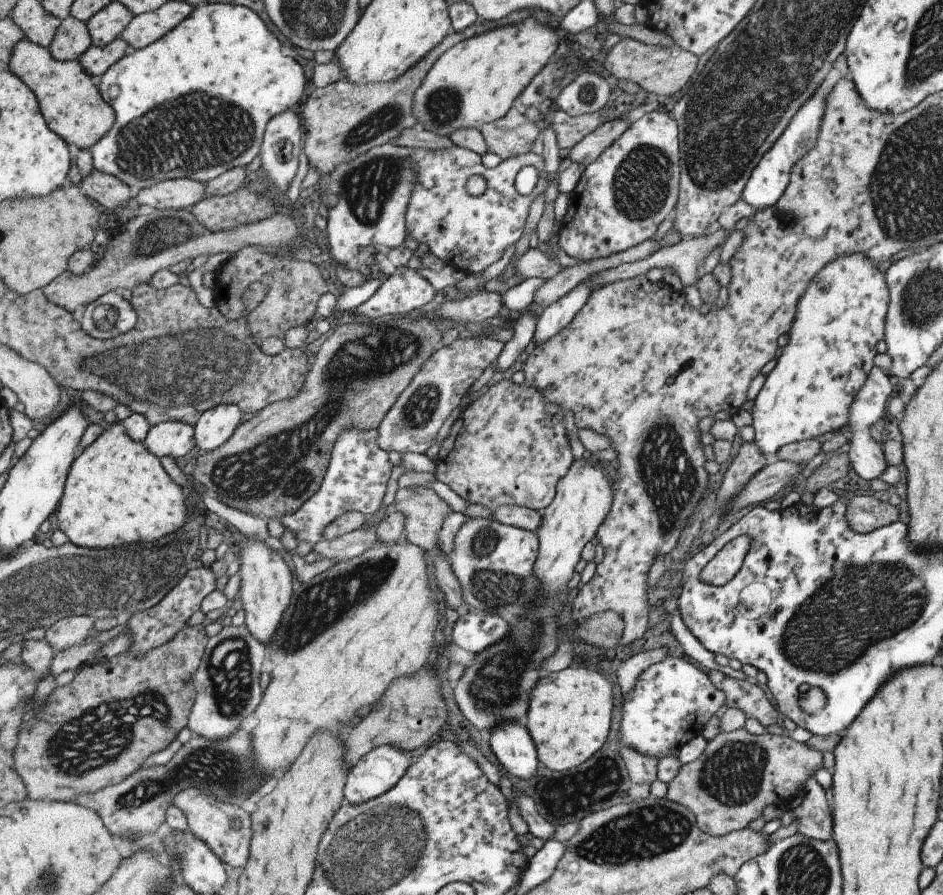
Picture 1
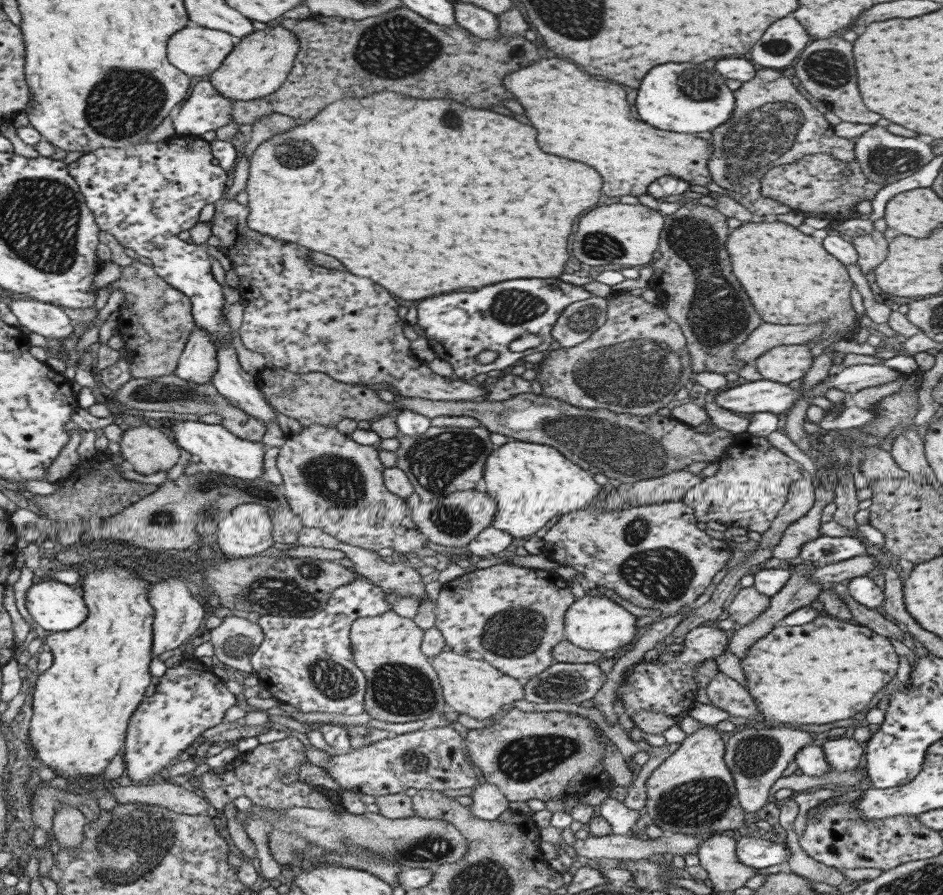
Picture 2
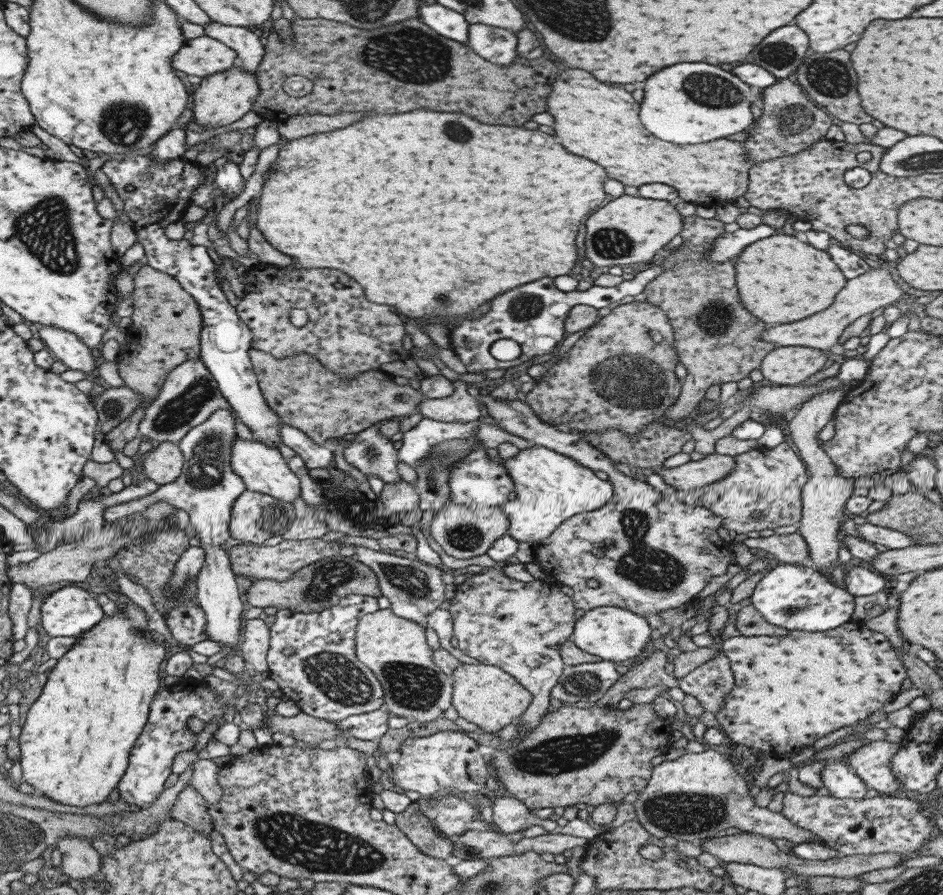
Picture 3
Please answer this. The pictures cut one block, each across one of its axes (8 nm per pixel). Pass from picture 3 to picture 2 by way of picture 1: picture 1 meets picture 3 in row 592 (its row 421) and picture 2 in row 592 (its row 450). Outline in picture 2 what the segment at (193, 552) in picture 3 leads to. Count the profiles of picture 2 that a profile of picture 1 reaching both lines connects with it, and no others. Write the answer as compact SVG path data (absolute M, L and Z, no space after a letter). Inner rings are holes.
M177 576L169 577L162 583L155 583L148 592L148 601L153 610L152 641L148 671L151 677L160 677L165 672L163 663L158 663L158 656L165 650L173 650L191 636L199 635L202 624L209 614L205 605L199 604L187 590L187 583Z

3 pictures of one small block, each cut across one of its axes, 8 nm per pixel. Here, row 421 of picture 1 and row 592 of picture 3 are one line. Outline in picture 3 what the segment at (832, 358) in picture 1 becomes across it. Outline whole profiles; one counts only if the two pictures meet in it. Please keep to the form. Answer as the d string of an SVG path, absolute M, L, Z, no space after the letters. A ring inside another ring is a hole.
M774 564L756 583L749 600L750 606L769 624L805 633L837 628L850 620L854 610L854 596L834 586L829 577L805 564Z

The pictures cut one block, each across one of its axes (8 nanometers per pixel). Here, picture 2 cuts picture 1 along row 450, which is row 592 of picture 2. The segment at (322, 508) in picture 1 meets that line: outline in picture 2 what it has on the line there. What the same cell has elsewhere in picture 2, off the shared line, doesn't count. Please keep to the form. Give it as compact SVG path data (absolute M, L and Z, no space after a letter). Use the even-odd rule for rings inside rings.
M357 576L351 580L351 582L334 588L328 598L327 606L325 606L321 612L317 612L314 616L293 618L292 616L261 615L261 618L257 620L256 625L261 629L263 638L255 652L250 656L250 665L254 670L253 674L255 674L258 678L258 684L265 688L265 690L268 690L273 698L277 698L278 701L291 704L291 706L294 706L301 712L333 712L333 714L345 714L345 716L355 716L355 714L361 714L361 712L364 711L363 695L366 680L364 674L354 665L354 662L352 661L348 632L350 624L357 618L375 617L391 610L389 603L385 601L385 596L386 594L378 586L375 586L373 583L370 583L367 579L364 579L361 576Z

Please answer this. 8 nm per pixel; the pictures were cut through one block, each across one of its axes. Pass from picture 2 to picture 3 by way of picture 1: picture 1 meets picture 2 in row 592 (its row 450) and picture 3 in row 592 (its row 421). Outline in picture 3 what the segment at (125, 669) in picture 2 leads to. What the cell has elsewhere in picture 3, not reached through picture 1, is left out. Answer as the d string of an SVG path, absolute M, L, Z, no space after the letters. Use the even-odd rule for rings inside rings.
M120 592L115 593L118 595L119 601L124 604L125 612L122 613L116 608L113 616L104 616L93 628L89 628L87 632L77 636L79 640L71 646L71 650L67 650L61 658L56 660L56 664L51 668L40 695L30 705L25 716L25 722L20 727L18 746L22 779L31 788L38 791L41 796L45 796L45 798L49 798L49 800L53 800L57 804L63 804L63 806L79 806L79 809L85 809L85 806L101 804L101 802L105 802L108 799L107 795L116 787L119 778L123 776L123 772L127 768L129 750L131 750L133 742L136 742L137 736L141 734L147 722L150 702L156 691L159 690L158 669L165 656L165 648L163 644L158 643L154 638L145 636L145 631L149 630L147 630L147 621L143 610L141 610L142 608Z

